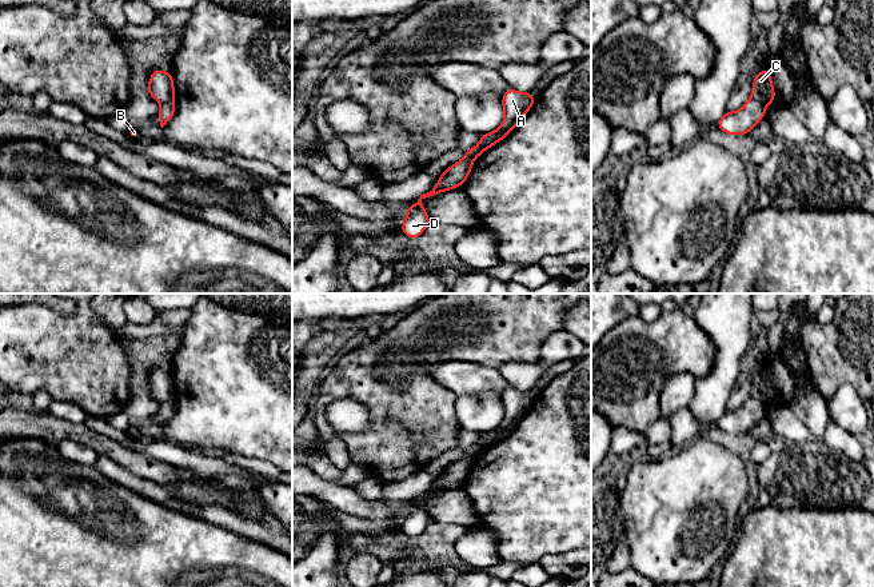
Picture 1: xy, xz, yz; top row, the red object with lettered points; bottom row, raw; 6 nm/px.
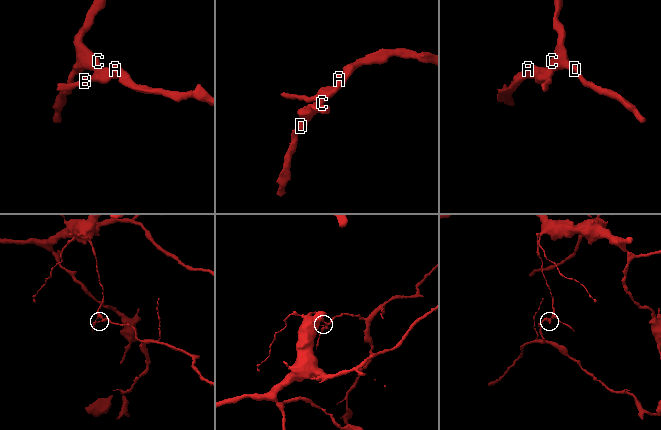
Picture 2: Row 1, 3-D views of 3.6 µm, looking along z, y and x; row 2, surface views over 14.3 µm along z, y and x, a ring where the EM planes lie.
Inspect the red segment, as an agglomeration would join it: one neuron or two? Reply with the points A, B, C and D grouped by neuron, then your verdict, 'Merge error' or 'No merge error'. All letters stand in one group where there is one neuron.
Groups: A B / C D. Merge error

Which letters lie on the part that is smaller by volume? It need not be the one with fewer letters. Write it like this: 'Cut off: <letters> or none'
Cut off: A, B

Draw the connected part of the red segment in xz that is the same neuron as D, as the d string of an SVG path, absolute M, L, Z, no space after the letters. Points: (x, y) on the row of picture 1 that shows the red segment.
M462 159L443 171L436 185L430 192L420 195L420 199L415 204L407 207L407 215L400 227L402 232L414 240L419 237L431 223L422 200L444 191L455 189L458 185L464 185L471 169L472 163Z

